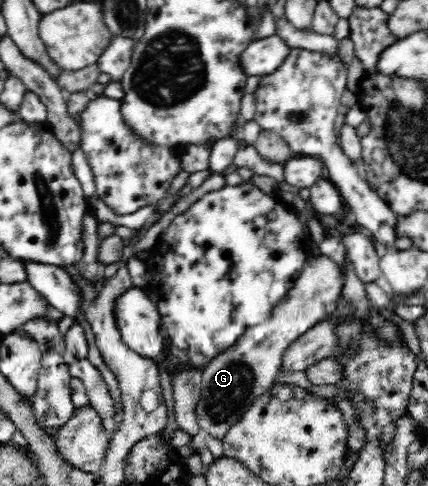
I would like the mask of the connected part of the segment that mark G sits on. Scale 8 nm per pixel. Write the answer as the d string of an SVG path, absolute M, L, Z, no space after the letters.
M313 256L311 261L265 321L245 328L233 345L202 365L201 389L194 405L194 416L199 429L209 433L214 441L220 440L231 429L257 396L273 387L279 377L285 349L327 313L344 306L341 290L346 278L341 276L339 268L327 256Z

